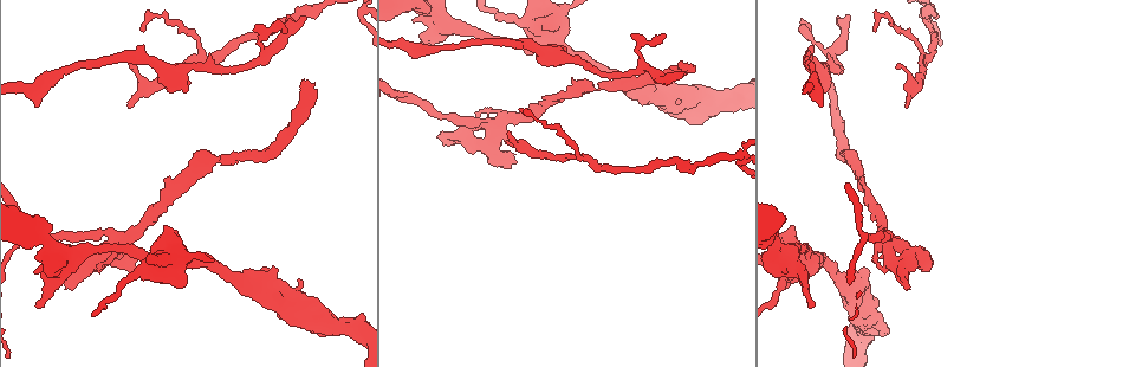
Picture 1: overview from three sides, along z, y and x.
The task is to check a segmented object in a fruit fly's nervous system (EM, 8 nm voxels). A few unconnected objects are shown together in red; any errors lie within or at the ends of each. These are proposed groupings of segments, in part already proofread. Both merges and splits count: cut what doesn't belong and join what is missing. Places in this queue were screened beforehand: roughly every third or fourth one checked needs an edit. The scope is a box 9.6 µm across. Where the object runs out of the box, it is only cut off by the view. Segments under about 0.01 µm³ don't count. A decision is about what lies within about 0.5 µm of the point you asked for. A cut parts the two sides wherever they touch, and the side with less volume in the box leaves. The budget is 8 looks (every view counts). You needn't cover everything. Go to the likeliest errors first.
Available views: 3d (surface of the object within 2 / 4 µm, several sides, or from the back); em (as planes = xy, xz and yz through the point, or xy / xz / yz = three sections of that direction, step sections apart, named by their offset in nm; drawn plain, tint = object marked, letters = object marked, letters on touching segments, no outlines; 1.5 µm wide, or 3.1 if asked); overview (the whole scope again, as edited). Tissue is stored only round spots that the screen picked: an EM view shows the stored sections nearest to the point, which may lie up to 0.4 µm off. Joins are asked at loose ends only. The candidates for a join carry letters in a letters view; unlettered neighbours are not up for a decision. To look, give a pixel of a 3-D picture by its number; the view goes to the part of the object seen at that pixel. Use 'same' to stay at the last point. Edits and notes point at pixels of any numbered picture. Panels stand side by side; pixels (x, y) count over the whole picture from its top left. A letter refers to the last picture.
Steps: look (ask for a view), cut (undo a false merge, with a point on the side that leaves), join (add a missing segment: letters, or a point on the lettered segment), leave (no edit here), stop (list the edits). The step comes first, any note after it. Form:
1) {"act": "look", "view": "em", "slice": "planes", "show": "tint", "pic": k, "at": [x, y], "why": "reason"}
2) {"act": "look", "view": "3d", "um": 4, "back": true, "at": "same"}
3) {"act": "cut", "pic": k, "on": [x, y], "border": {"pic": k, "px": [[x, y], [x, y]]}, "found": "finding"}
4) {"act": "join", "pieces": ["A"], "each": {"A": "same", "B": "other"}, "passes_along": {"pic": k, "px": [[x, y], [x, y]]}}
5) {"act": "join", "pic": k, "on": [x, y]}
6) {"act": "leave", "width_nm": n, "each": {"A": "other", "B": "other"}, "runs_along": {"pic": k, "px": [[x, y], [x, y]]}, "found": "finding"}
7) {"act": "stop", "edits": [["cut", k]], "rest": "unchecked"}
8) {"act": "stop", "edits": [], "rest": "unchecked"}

{"act": "look", "view": "em", "slice": "planes", "show": "letters", "pic": 1, "at": [887, 332], "why": "an open end"}

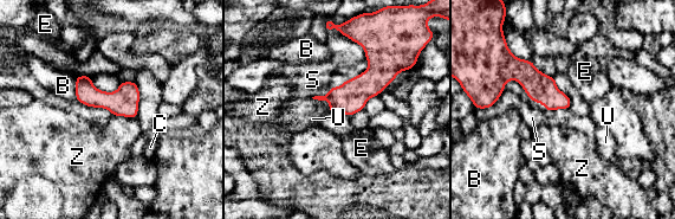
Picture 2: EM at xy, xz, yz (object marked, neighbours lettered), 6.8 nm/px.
{"act": "leave", "longest_contact_nm": ["S", 320], "each": {"B": "other", "C": "other", "E": "other", "S": "other", "U": "other", "Z": "other"}, "found": "no lettered segment goes on from it"}

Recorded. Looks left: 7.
{"act": "look", "view": "em", "slice": "planes", "show": "letters", "pic": 1, "at": [862, 235], "why": "three arms meet"}

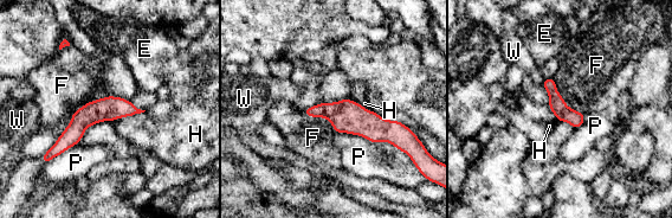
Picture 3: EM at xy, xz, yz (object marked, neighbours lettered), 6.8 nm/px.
{"act": "leave", "longest_contact_nm": ["P", 480], "each": {"E": "other", "F": "other", "H": "other", "P": "other", "W": "other"}, "runs_along": {"pic": 3, "px": [[308, 111], [402, 128]]}, "found": "all the same neuron"}

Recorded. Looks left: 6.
{"act": "look", "view": "3d", "um": 4, "back": true, "pic": 1, "at": [574, 57], "why": "thick turns thin"}

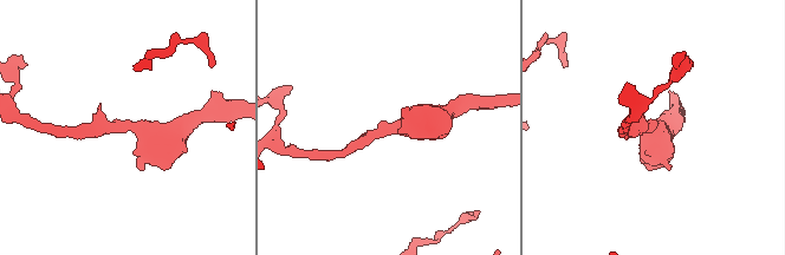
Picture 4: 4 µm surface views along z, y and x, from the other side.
{"act": "look", "view": "em", "slice": "xz", "step": 4, "show": "tint", "pic": 4, "at": [392, 128], "why": "need the tissue"}

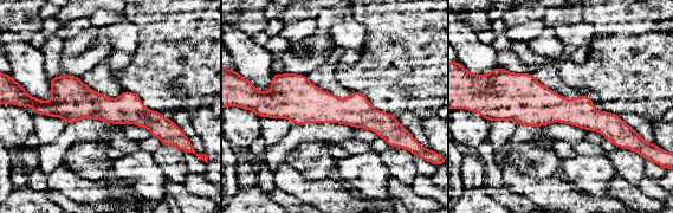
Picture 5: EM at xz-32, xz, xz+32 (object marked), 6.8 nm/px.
{"act": "look", "view": "em", "slice": "xy", "step": 4, "show": "letters", "at": "same", "why": "cut it another way"}

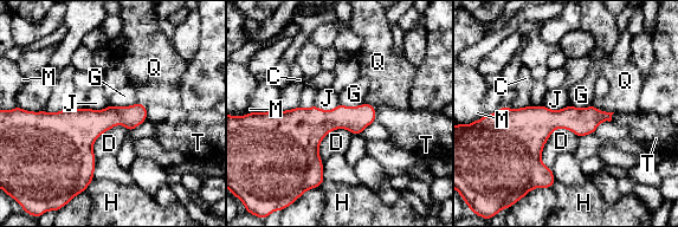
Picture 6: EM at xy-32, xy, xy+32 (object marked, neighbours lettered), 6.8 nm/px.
{"act": "leave", "each": {"C": "other", "D": "other", "G": "other", "H": "other", "J": "other", "M": "other", "Q": "other", "T": "other"}, "border": {"pic": 6, "px": [[542, 104], [550, 109], [569, 105]]}, "found": "continuous, no second neuron"}

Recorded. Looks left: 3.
{"act": "stop", "edits": [], "rest": "unchecked"}

